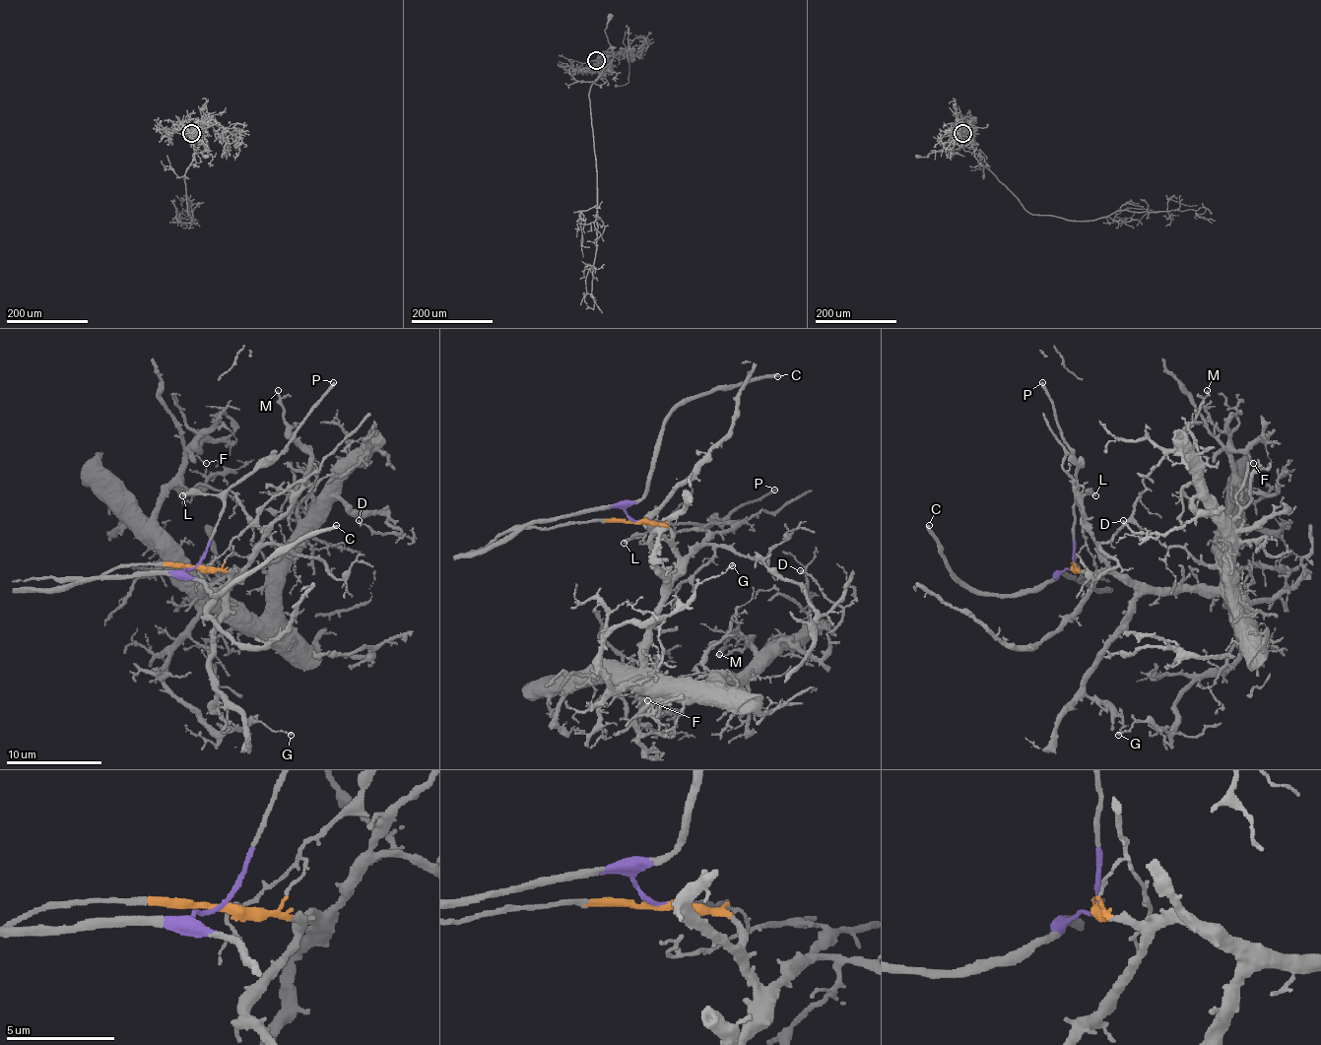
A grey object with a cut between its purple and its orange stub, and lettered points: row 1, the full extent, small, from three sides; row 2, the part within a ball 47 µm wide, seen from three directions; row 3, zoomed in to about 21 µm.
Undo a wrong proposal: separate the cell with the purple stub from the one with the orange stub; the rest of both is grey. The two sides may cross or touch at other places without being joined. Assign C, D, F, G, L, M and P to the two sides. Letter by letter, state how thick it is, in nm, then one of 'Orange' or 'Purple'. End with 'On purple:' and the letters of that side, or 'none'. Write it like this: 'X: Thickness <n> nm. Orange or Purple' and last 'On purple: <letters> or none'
C: Thickness 280 nm. Purple
D: Thickness 160 nm. Orange
F: Thickness 130 nm. Orange
G: Thickness 180 nm. Orange
L: Thickness 240 nm. Purple
M: Thickness 180 nm. Orange
P: Thickness 220 nm. Purple
On purple: C, L, P

